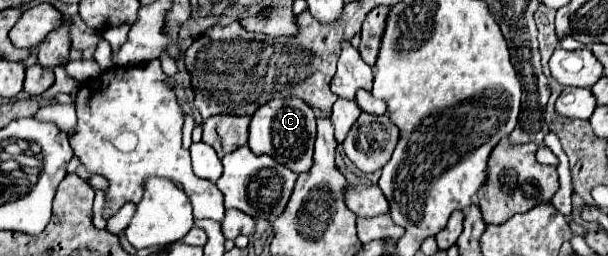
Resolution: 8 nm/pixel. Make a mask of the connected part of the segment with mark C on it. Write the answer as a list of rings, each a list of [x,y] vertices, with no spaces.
[[[271,99],[257,113],[253,113],[249,123],[249,147],[253,153],[271,155],[281,165],[293,169],[293,173],[305,173],[313,165],[313,143],[315,143],[315,115],[305,101],[289,99]]]

